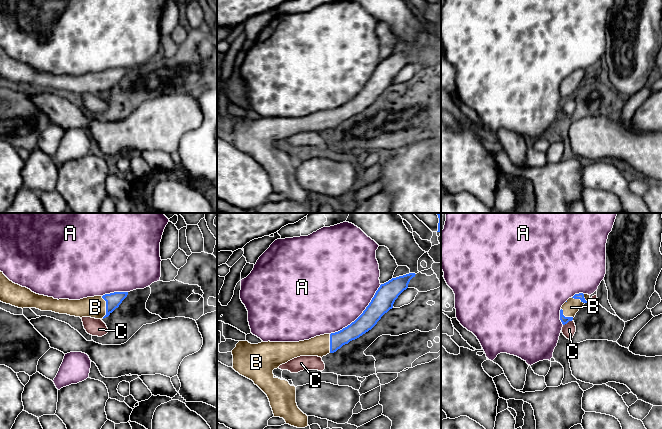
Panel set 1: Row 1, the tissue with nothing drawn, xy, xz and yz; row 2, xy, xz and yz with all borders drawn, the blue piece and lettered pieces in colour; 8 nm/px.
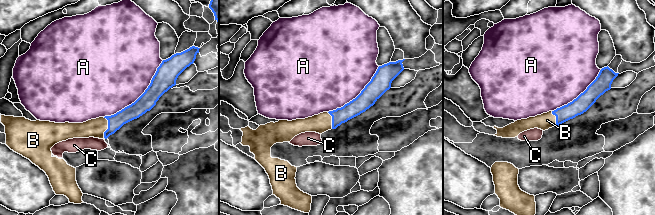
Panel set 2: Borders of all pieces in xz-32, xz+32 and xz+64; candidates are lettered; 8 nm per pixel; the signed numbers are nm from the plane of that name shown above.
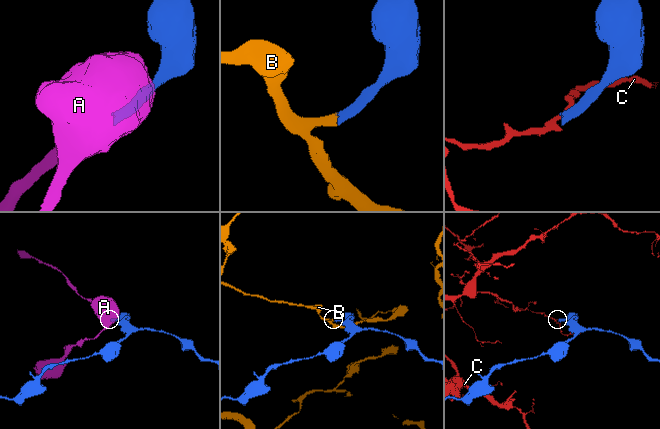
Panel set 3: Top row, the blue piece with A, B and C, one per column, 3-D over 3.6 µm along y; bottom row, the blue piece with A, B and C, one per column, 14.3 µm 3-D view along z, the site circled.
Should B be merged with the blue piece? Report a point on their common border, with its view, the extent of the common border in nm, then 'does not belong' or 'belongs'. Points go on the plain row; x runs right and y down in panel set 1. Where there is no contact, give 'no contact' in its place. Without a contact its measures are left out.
xy (106, 83) | 180 nm | belongs

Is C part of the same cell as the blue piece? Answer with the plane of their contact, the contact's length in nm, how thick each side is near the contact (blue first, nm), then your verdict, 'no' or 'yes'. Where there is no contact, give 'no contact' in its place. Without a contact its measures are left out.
contact in yz; length 90 nm; calibres 60 and 110 nm; no

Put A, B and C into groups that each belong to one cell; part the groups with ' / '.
A / B / C

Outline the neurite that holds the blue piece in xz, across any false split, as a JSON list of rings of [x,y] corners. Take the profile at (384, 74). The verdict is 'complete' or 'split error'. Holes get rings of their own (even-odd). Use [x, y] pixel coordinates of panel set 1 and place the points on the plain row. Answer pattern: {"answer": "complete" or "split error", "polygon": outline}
{"answer": "split error", "polygon": [[[415,49],[392,54],[388,58],[381,60],[363,89],[350,101],[342,106],[316,112],[309,116],[299,118],[261,118],[251,120],[248,117],[239,117],[232,126],[233,145],[240,151],[252,156],[268,173],[274,193],[283,194],[286,200],[297,204],[305,204],[308,201],[308,192],[304,190],[296,179],[296,163],[291,162],[288,157],[275,154],[273,146],[280,141],[300,132],[323,133],[329,129],[334,129],[343,121],[355,116],[371,106],[381,93],[393,84],[393,80],[398,72],[408,64],[410,56],[415,53]]]}

